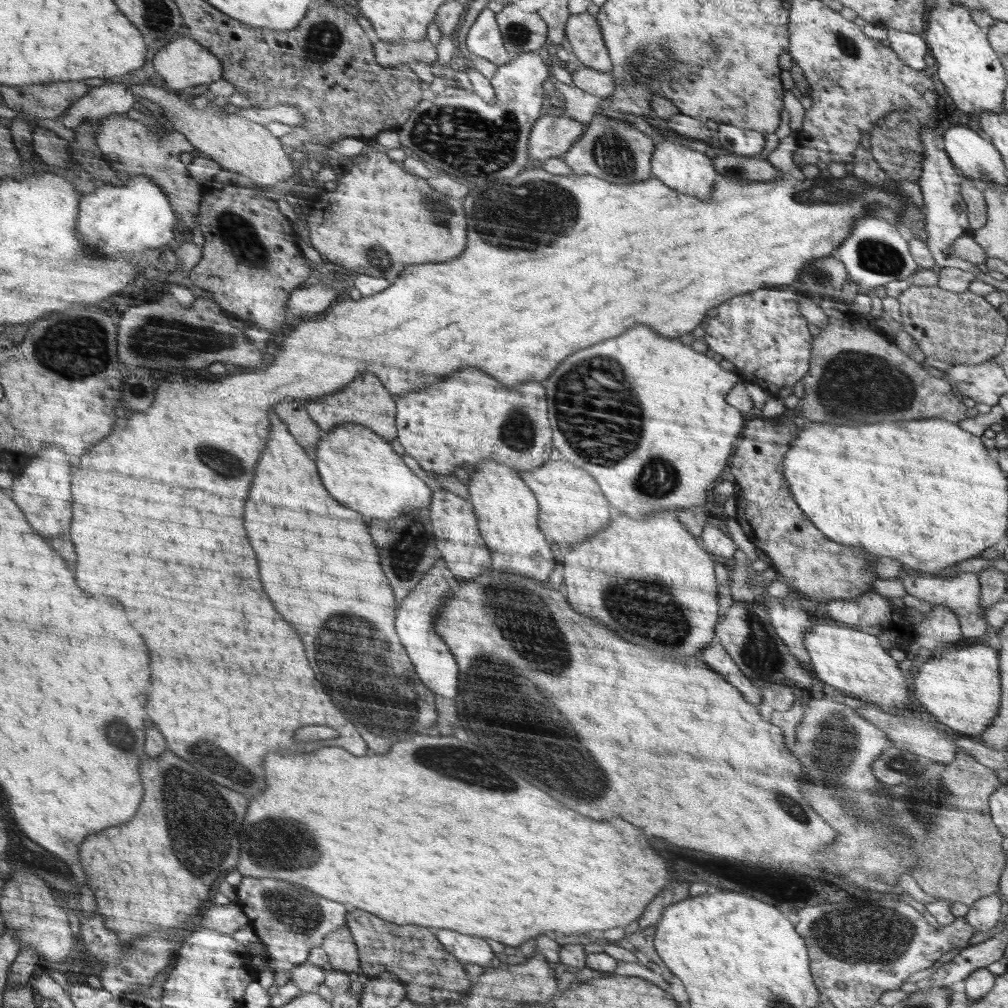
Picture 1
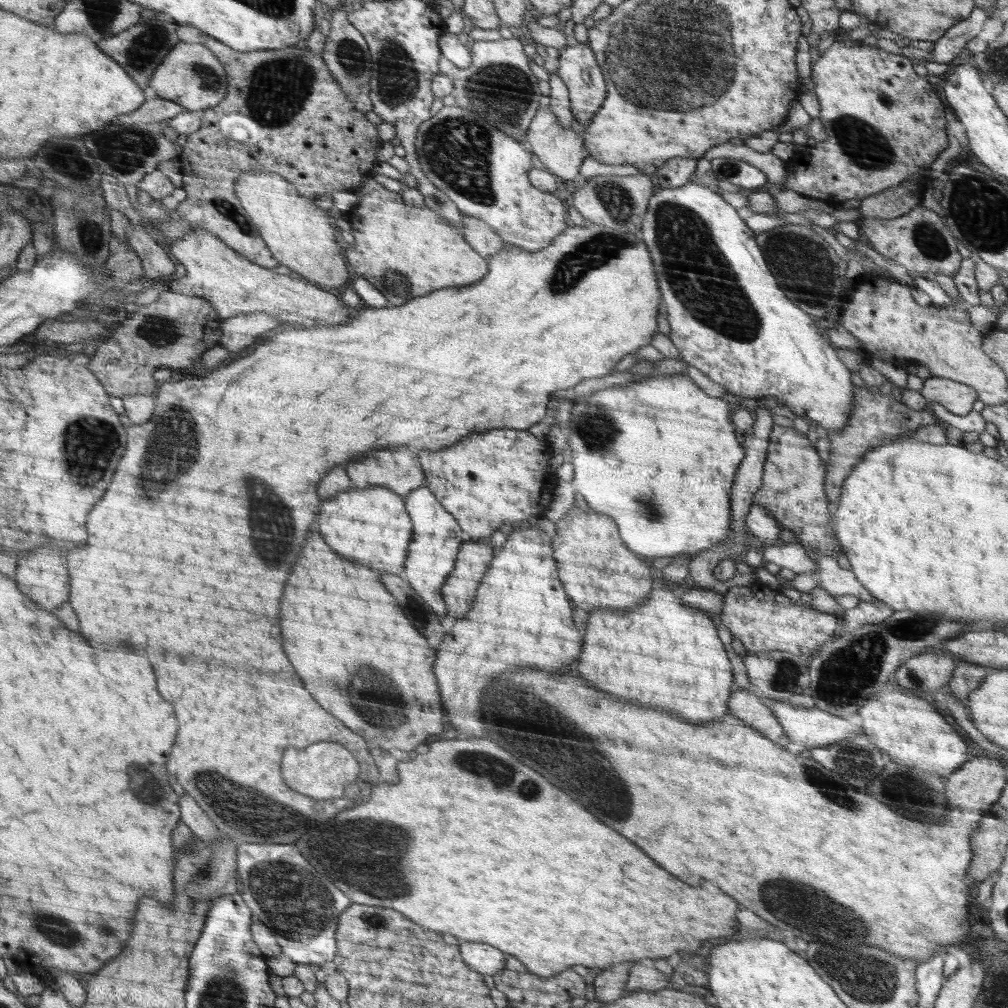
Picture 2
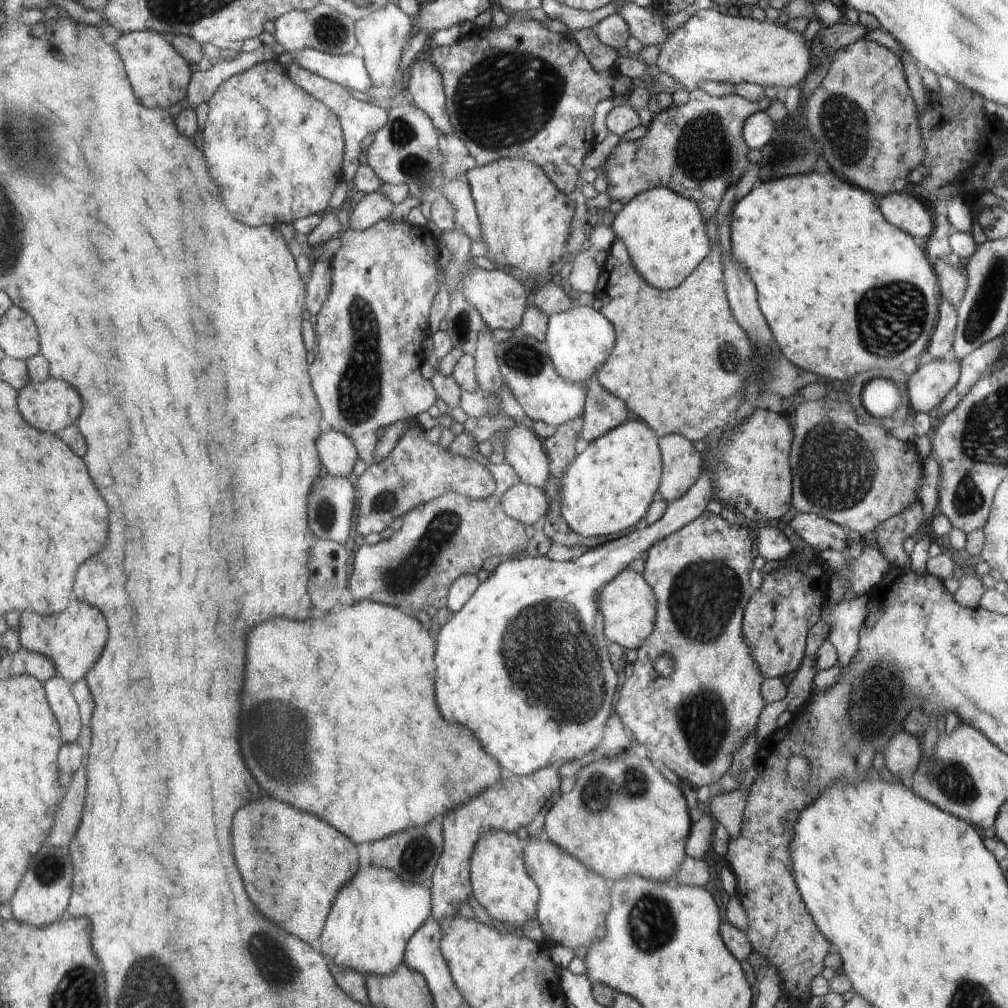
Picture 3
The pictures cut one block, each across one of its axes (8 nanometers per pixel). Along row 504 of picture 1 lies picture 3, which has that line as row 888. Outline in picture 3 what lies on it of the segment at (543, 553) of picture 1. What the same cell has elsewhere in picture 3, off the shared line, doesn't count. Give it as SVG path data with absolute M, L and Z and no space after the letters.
M504 831L485 833L470 862L470 884L473 896L486 909L492 919L512 926L524 926L528 920L536 919L540 890L528 873L524 859L524 842L516 834Z

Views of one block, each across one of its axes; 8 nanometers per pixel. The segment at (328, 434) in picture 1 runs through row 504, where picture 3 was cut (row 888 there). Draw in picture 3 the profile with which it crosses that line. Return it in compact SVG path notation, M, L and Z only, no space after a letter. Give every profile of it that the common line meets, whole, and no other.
M364 866L362 874L350 882L350 890L338 898L338 906L326 922L326 934L318 938L320 950L346 970L387 977L401 968L406 943L430 916L431 890L404 882L388 869Z

